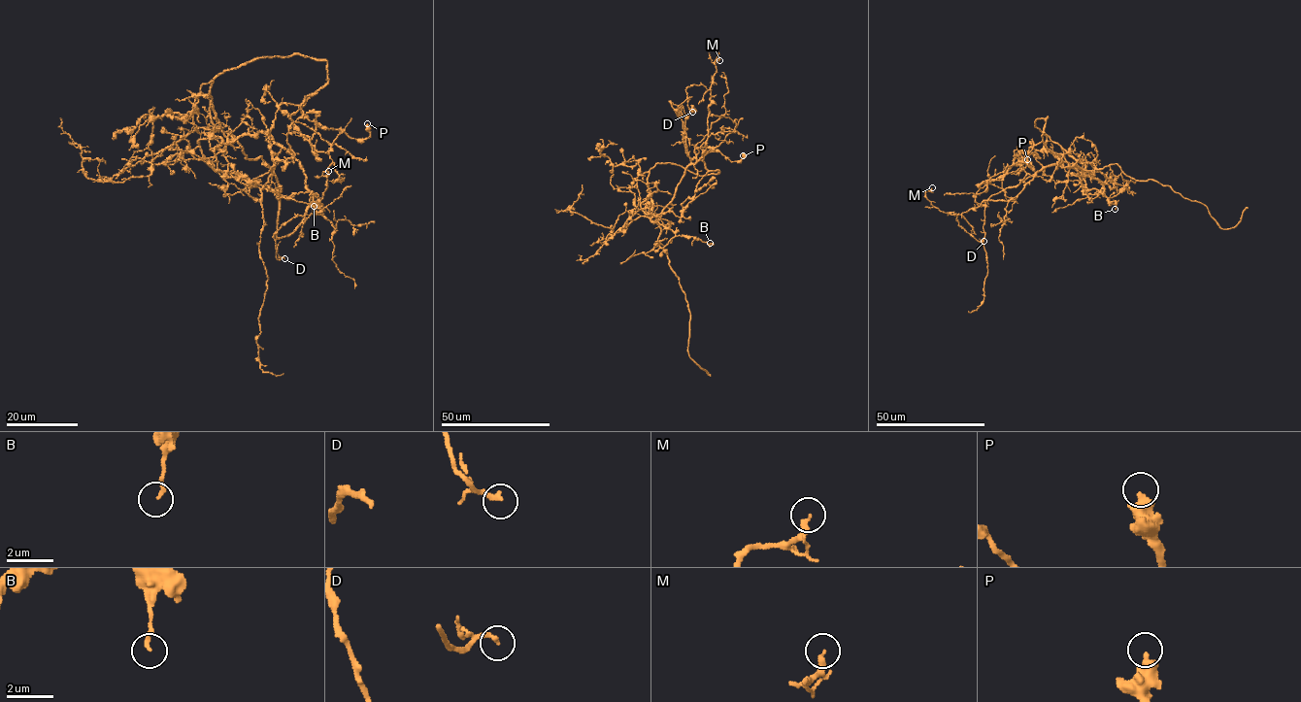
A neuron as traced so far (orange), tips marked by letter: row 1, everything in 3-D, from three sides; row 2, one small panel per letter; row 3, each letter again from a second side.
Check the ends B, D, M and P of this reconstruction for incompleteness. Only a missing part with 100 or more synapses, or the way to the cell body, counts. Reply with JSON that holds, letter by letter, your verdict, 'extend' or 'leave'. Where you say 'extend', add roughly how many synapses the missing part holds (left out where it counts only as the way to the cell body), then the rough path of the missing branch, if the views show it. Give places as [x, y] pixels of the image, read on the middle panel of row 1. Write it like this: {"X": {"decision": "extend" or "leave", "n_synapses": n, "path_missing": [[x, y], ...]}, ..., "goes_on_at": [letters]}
{"B": {"decision": "leave"}, "D": {"decision": "leave"}, "M": {"decision": "leave"}, "P": {"decision": "leave"}, "goes_on_at": []}

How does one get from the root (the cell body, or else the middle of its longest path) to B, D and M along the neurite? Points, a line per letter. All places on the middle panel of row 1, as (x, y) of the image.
B: (672, 198), (665, 207), (641, 204), (641, 208), (677, 235), (693, 237), (710, 243)
D: (672, 198), (684, 170), (705, 150), (711, 91), (703, 84), (686, 88), (687, 106), (692, 112)
M: (672, 198), (684, 170), (694, 164), (705, 150), (710, 86), (718, 53), (719, 60)

